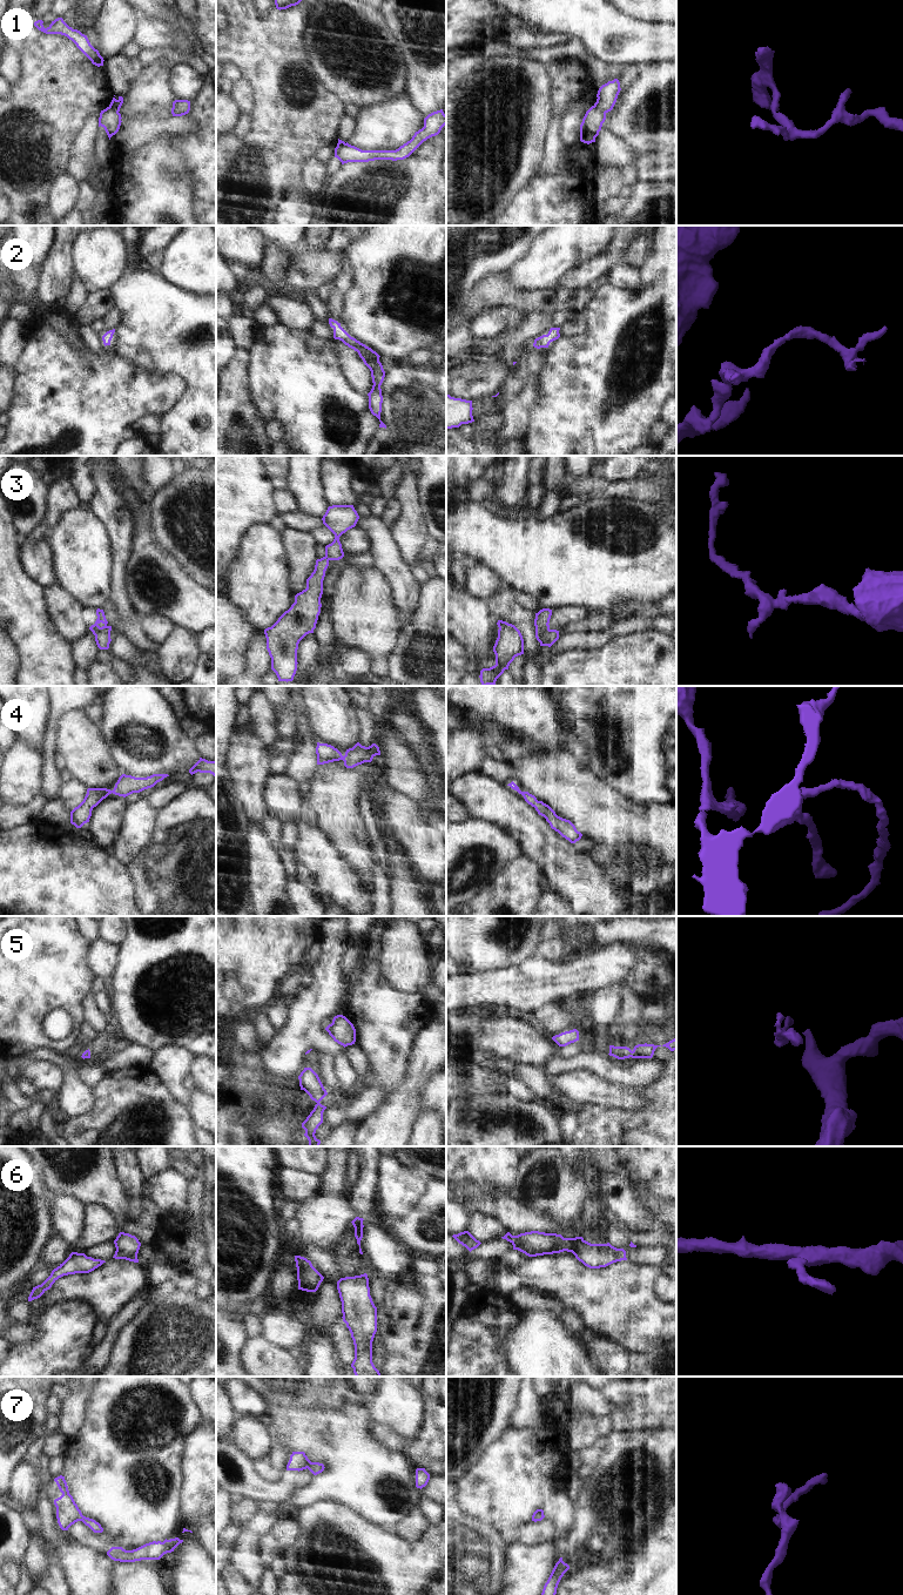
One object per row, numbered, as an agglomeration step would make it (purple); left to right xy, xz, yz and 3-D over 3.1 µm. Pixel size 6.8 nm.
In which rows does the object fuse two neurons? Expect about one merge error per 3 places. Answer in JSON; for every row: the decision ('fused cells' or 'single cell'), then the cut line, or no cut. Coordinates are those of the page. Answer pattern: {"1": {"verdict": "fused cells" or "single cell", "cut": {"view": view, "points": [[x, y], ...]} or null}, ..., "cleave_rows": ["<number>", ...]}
{"1": {"verdict": "fused cells", "cut": {"view": "yz", "points": [[594, 105], [605, 114]]}}, "2": {"verdict": "single cell", "cut": null}, "3": {"verdict": "single cell", "cut": null}, "4": {"verdict": "single cell", "cut": null}, "5": {"verdict": "single cell", "cut": null}, "6": {"verdict": "single cell", "cut": null}, "7": {"verdict": "single cell", "cut": null}, "cleave_rows": ["1"]}

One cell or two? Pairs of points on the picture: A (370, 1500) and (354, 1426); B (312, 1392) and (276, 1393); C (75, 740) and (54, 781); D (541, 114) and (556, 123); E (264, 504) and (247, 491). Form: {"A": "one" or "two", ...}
{"A": "one", "B": "one", "C": "two", "D": "two", "E": "one"}

